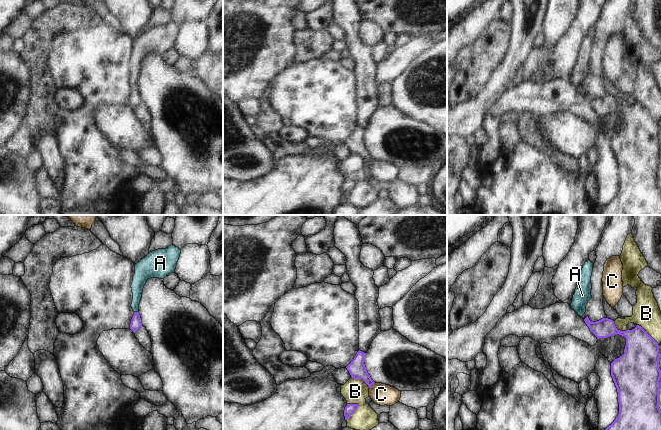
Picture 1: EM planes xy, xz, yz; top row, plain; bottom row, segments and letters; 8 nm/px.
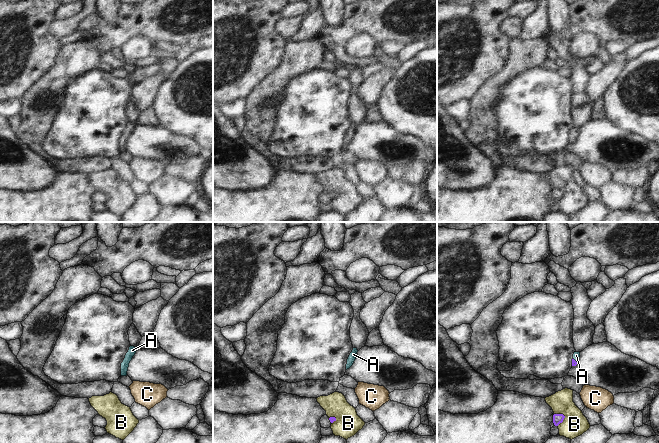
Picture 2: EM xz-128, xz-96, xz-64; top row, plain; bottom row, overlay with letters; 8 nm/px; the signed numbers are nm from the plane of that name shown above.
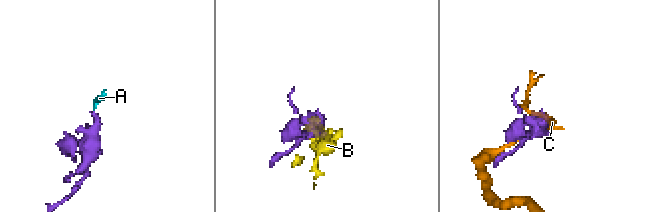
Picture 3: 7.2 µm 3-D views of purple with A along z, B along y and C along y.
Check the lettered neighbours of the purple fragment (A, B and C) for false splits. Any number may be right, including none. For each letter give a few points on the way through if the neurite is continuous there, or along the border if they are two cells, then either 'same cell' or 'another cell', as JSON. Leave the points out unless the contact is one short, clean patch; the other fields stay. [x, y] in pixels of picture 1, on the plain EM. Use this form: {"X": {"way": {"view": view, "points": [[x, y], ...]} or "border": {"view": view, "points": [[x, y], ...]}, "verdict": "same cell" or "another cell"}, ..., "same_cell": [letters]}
{"A": {"way": {"view": "xy", "points": [[136, 99], [137, 88], [136, 73], [139, 57]]}, "verdict": "same cell"}, "B": {"verdict": "another cell"}, "C": {"verdict": "another cell"}, "same_cell": ["A"]}

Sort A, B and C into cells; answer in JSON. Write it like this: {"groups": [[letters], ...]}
{"groups": [["A"], ["B"], ["C"]]}

